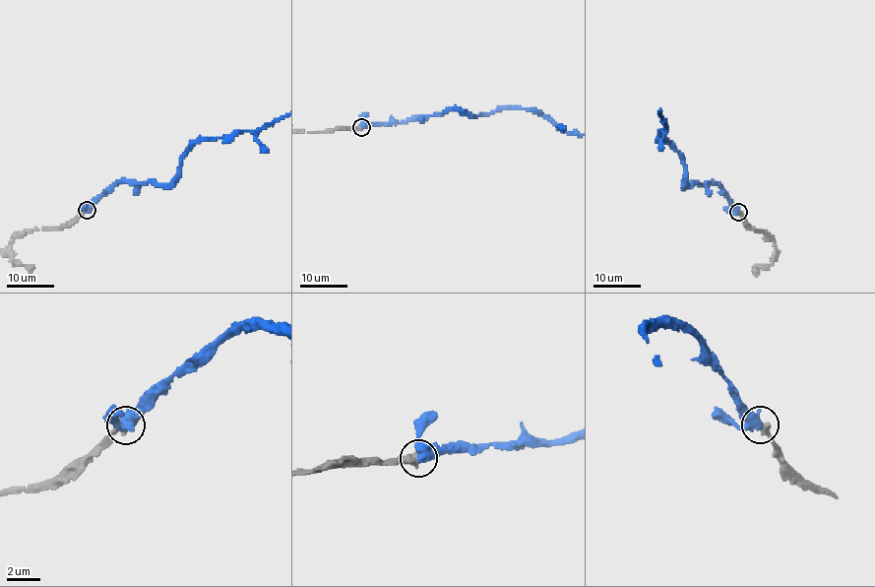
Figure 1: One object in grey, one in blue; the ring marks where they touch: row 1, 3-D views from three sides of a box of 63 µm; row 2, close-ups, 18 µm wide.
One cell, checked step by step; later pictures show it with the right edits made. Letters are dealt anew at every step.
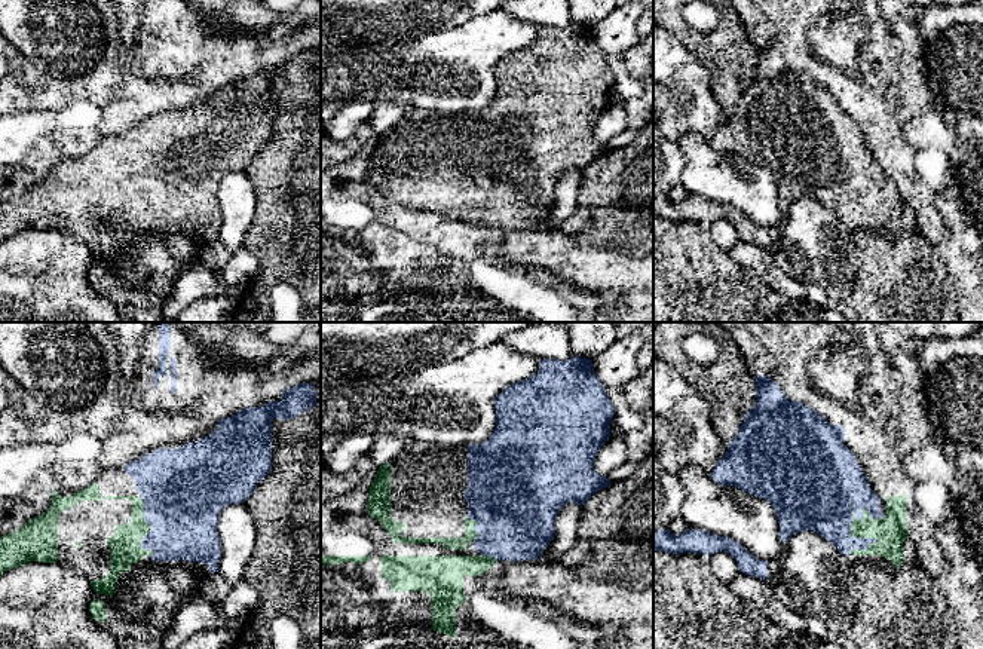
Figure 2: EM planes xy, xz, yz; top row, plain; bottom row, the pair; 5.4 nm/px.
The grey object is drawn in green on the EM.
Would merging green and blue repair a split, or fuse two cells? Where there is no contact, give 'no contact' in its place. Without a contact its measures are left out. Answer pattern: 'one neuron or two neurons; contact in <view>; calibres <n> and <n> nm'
one neuron; contact in yz; calibres 160 and 300 nm

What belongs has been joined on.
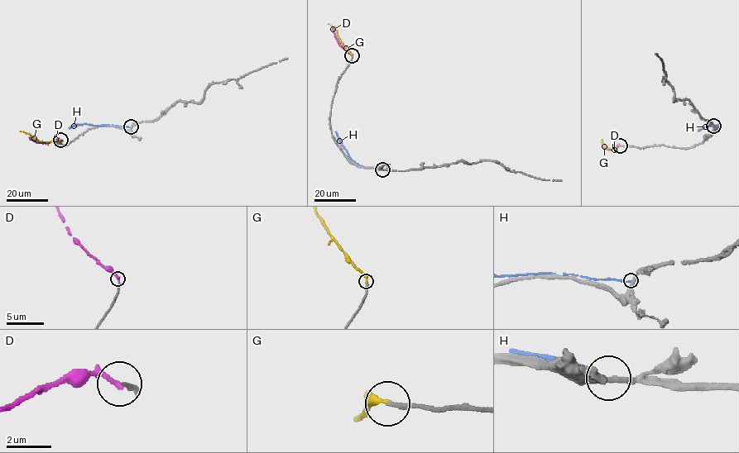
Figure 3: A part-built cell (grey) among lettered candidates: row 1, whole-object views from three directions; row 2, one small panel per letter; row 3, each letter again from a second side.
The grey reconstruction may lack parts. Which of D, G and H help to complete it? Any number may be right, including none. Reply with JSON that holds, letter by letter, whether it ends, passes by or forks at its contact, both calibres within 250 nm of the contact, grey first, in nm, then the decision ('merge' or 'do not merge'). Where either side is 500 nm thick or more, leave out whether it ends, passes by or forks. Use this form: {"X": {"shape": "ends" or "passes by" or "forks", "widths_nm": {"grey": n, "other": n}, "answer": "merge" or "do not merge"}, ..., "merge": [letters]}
{"D": {"shape": "ends", "widths_nm": {"grey": 180, "other": 220}, "answer": "merge"}, "G": {"shape": "ends", "widths_nm": {"grey": 180, "other": 280}, "answer": "do not merge"}, "H": {"shape": "ends", "widths_nm": {"grey": 280, "other": 170}, "answer": "do not merge"}, "merge": ["D"]}

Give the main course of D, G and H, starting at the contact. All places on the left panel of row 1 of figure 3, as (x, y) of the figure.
D: (60, 140), (40, 143), (29, 137)
G: (60, 140), (40, 141), (19, 131)
H: (131, 127), (85, 123), (69, 128)

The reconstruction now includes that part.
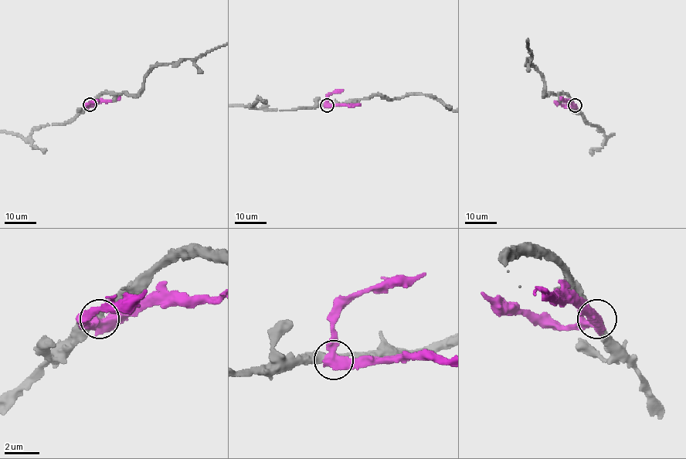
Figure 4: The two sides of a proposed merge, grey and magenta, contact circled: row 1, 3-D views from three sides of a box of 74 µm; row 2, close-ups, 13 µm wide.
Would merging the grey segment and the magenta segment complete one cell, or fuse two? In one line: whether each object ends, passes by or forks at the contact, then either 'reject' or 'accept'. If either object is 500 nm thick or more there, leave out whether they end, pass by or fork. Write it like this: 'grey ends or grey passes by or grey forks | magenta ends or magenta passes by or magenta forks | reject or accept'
reject

